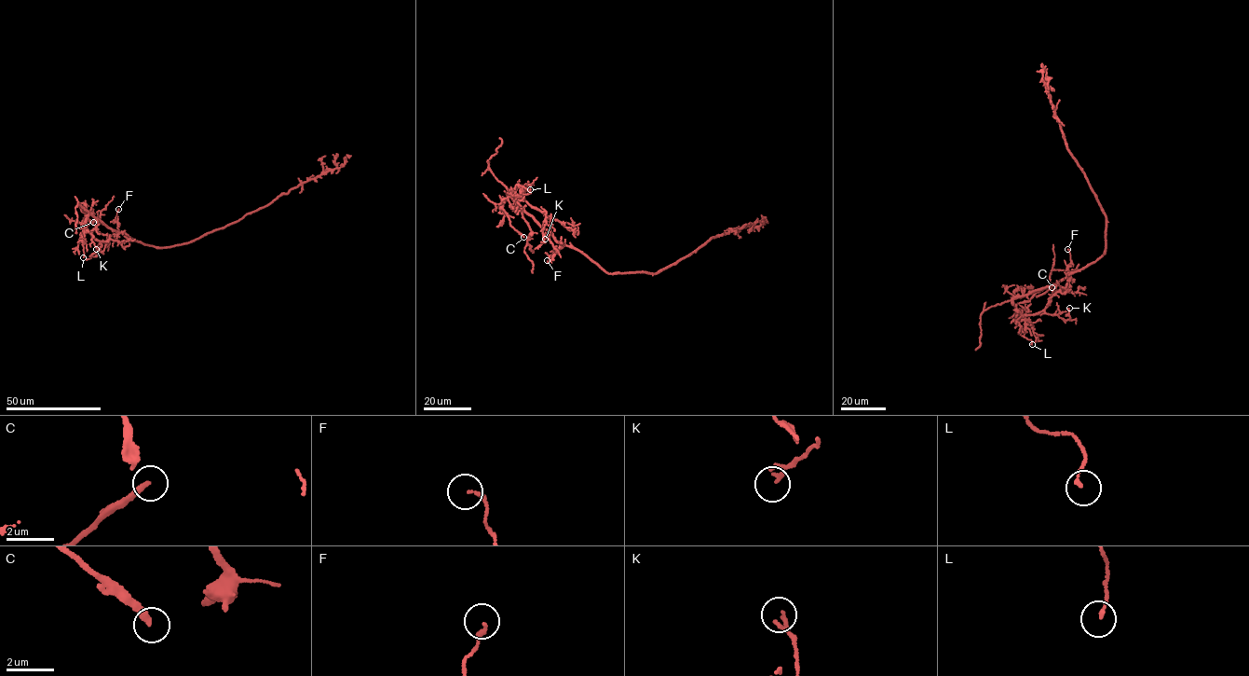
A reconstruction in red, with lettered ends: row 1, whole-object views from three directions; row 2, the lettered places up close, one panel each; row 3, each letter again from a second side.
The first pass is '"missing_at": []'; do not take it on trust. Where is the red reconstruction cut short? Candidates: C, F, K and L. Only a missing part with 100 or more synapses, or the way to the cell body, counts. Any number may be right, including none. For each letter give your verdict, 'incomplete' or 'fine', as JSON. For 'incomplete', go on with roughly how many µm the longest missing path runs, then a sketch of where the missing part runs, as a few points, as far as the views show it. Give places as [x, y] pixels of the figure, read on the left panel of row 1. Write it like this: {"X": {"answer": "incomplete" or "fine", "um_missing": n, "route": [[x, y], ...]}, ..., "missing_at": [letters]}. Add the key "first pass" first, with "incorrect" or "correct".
{"first pass": "correct", "C": {"answer": "fine"}, "F": {"answer": "fine"}, "K": {"answer": "fine"}, "L": {"answer": "fine"}, "missing_at": []}

